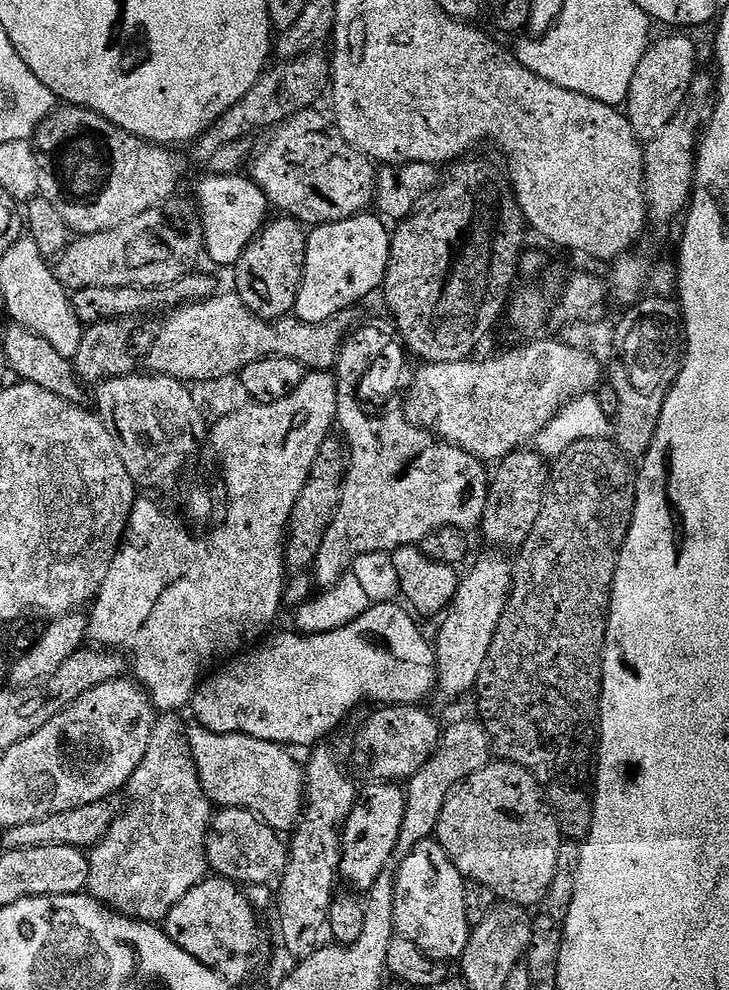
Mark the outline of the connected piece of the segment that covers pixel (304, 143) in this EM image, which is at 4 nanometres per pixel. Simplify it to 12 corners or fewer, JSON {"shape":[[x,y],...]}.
{"shape":[[315,107],[273,127],[247,175],[304,226],[359,216],[374,167]]}

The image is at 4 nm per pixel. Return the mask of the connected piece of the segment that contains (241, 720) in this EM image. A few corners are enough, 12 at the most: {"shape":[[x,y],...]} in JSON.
{"shape":[[396,602],[269,635],[195,723],[319,745],[358,700],[419,705],[434,644]]}

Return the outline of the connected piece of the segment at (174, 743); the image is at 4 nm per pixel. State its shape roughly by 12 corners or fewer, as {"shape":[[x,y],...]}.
{"shape":[[176,714],[88,856],[93,900],[145,922],[209,875],[214,805]]}

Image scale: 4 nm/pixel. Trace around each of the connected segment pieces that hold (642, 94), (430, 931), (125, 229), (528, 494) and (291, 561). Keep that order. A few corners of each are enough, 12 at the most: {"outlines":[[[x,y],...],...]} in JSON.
{"outlines":[[[688,34],[653,39],[634,70],[632,129],[653,140],[696,72]],[[439,840],[394,875],[394,928],[427,956],[459,961],[466,877]],[[170,200],[73,239],[69,291],[160,288],[202,254],[196,212]],[[545,457],[495,465],[478,528],[496,550],[523,548],[546,480]],[[329,438],[294,502],[283,542],[289,569],[308,570],[346,471]]]}

